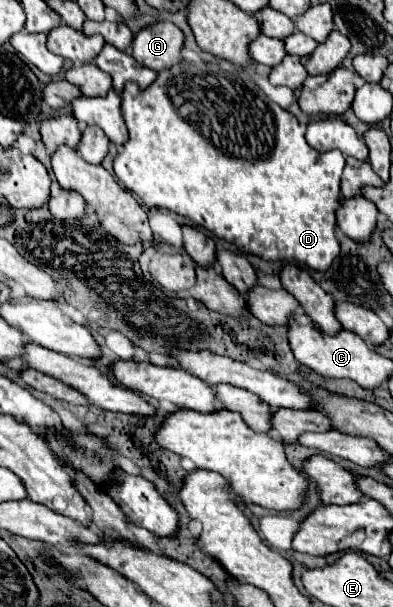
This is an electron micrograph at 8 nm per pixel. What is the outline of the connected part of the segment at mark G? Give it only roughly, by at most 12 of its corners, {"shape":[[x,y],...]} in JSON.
{"shape":[[154,22],[134,36],[132,56],[160,72],[182,62],[184,34]]}

